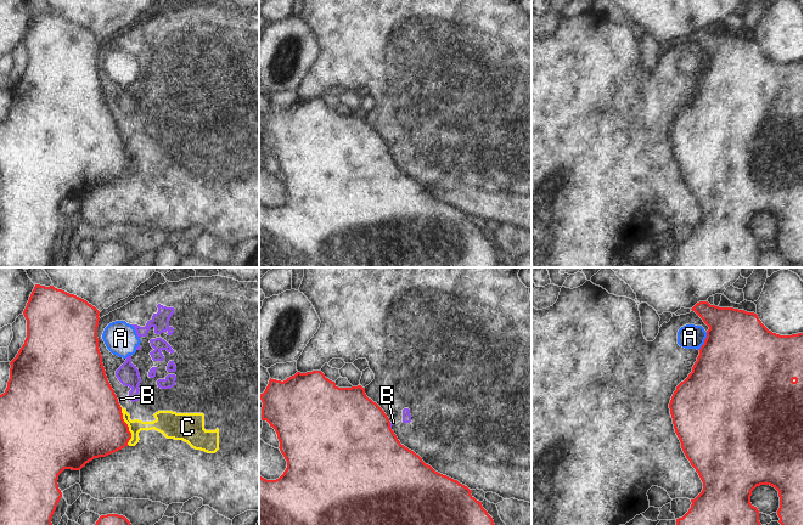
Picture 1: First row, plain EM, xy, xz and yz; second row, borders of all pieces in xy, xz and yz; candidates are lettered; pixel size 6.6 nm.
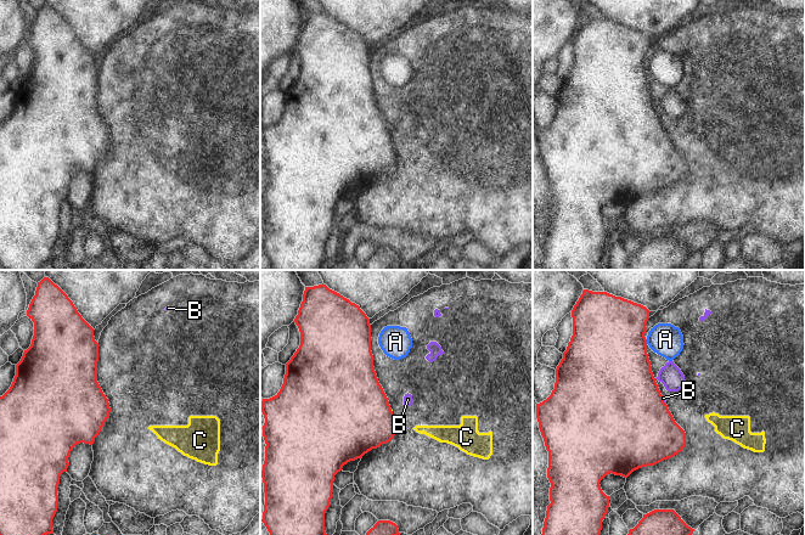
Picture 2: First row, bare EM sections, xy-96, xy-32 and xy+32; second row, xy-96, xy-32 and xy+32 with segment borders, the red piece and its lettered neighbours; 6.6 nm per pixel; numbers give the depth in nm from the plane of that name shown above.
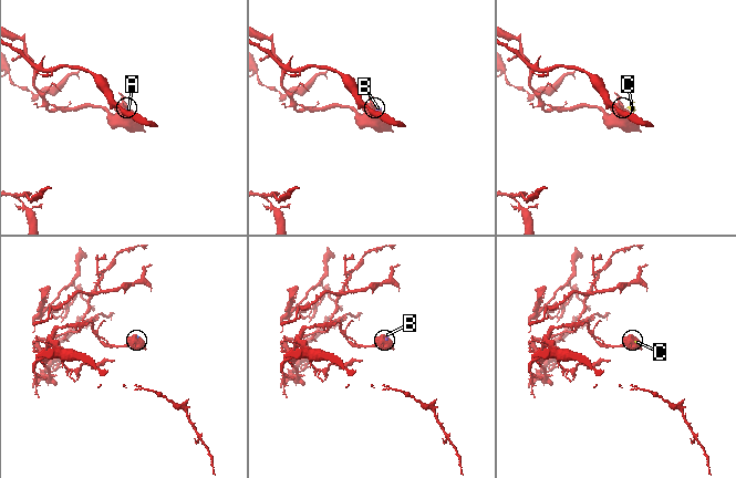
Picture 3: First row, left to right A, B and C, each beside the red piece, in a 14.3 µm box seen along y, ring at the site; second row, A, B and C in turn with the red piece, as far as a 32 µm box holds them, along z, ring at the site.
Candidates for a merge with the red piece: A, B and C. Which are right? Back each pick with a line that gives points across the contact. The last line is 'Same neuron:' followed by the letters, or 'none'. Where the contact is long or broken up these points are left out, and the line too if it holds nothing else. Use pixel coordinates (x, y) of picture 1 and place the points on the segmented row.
Same neuron: none

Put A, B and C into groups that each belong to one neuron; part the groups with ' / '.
A B C

